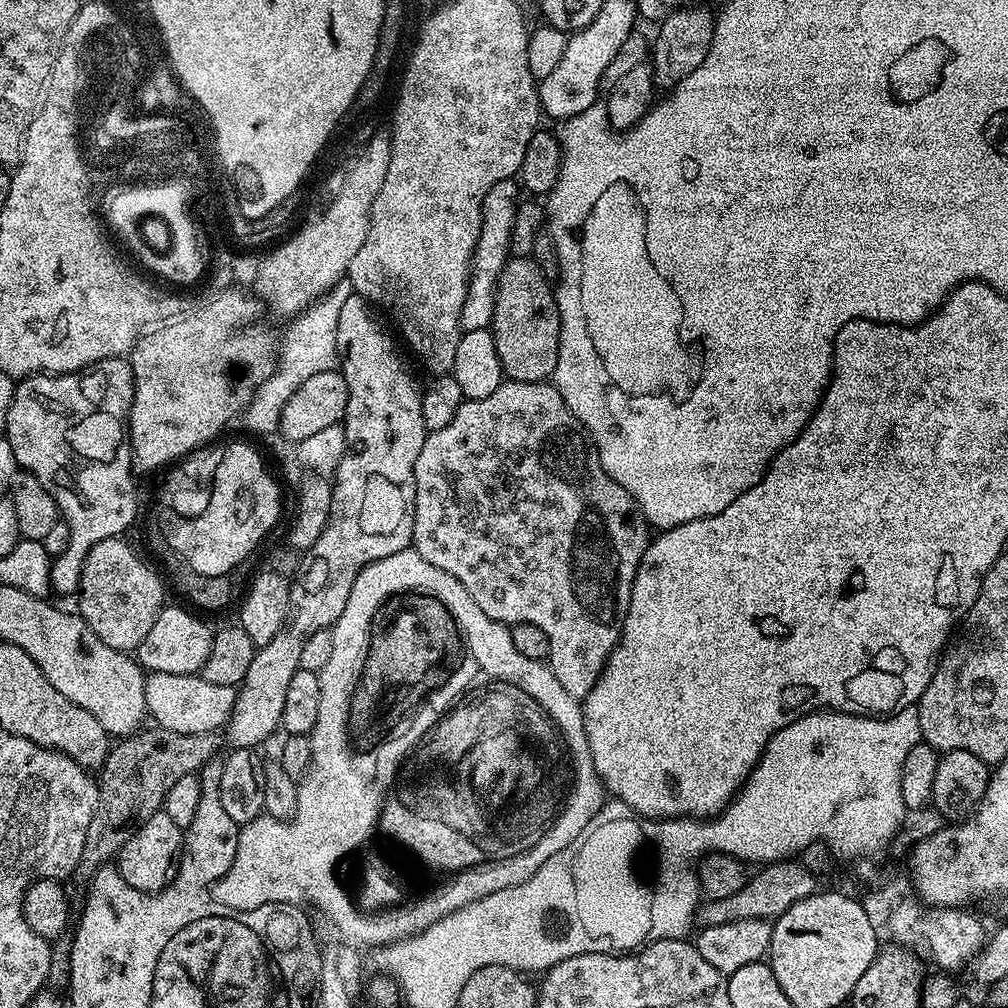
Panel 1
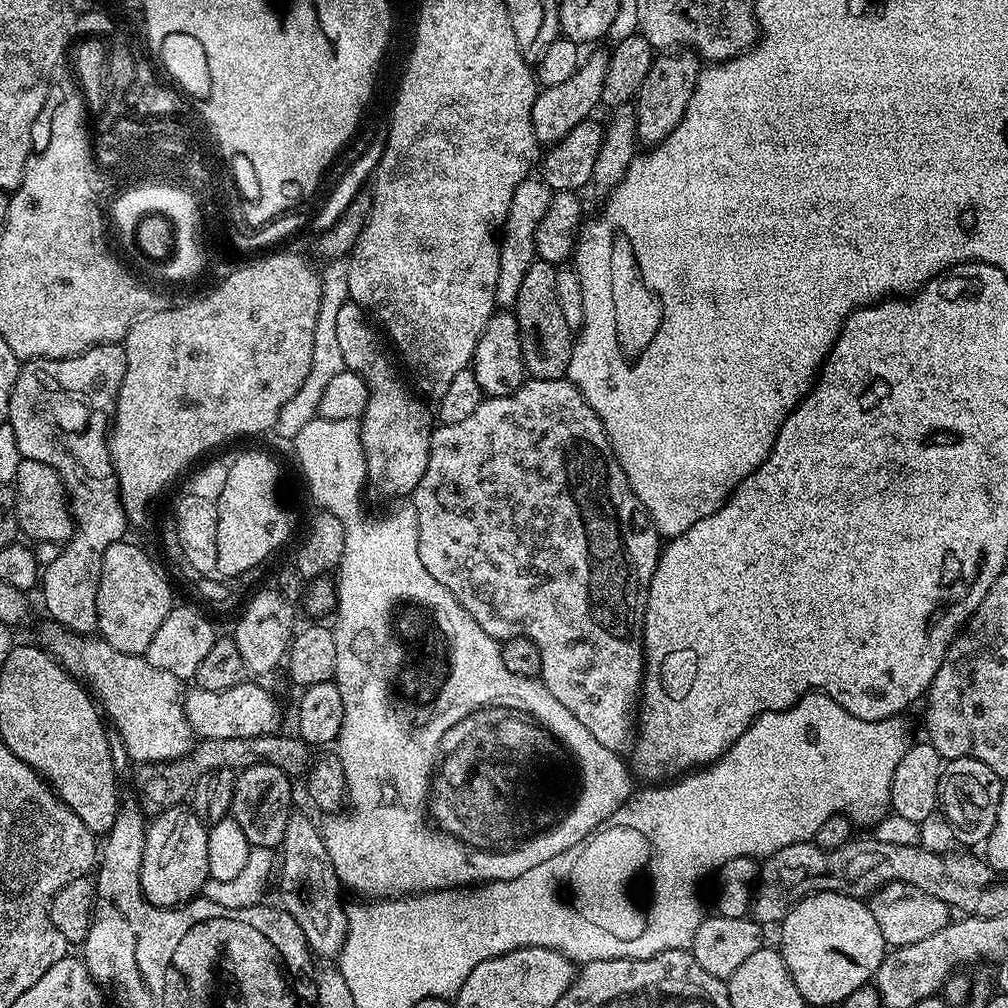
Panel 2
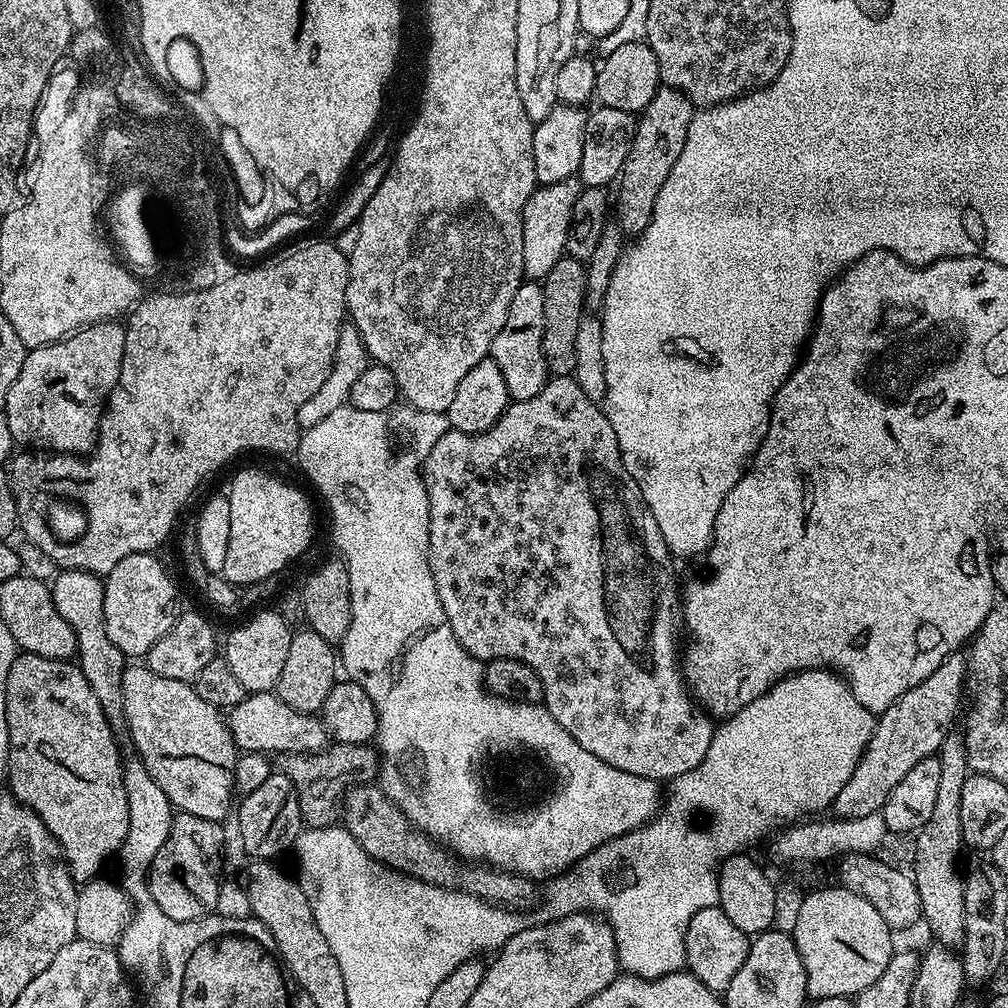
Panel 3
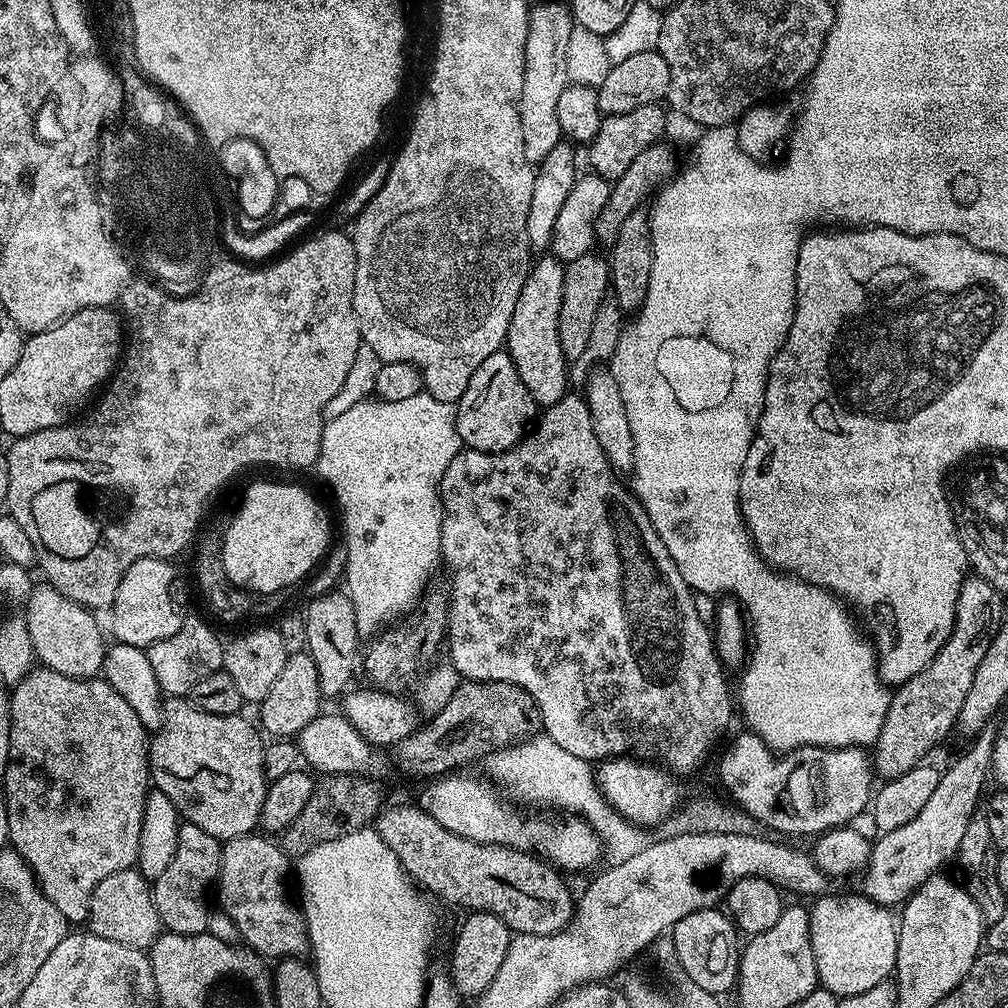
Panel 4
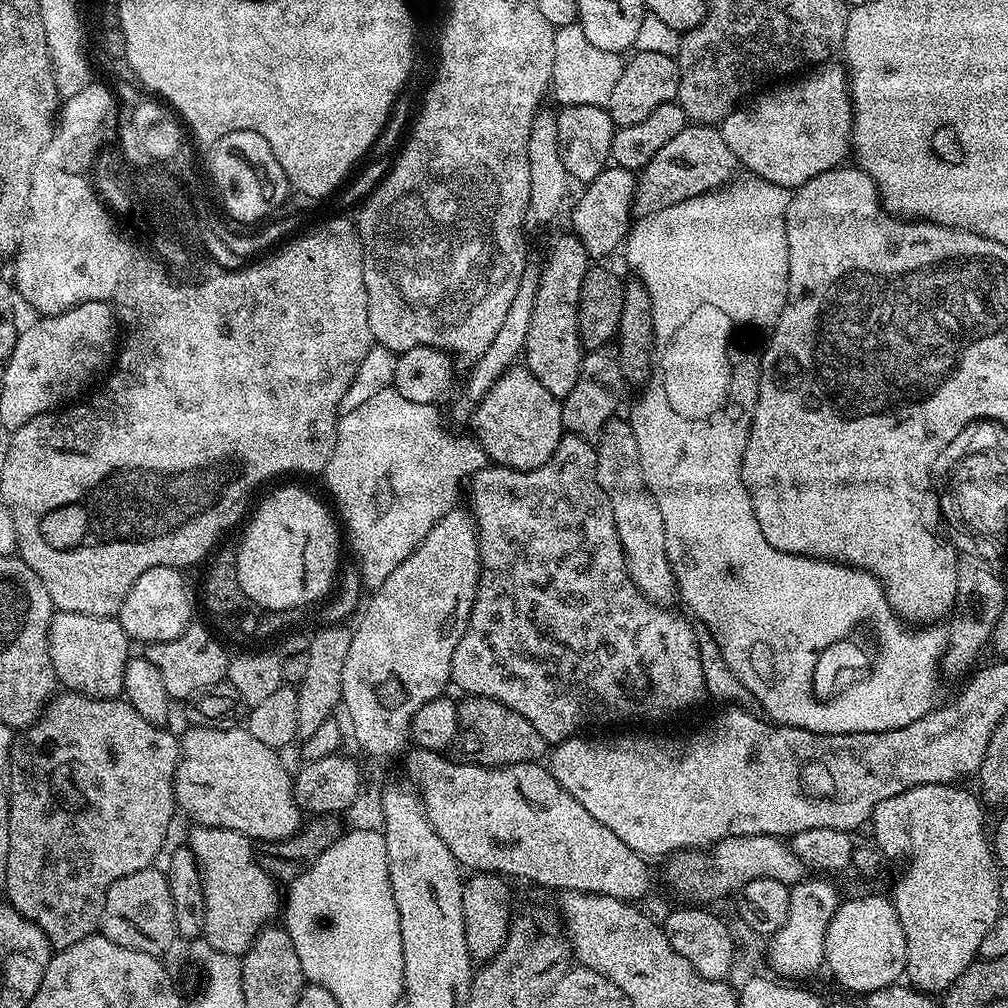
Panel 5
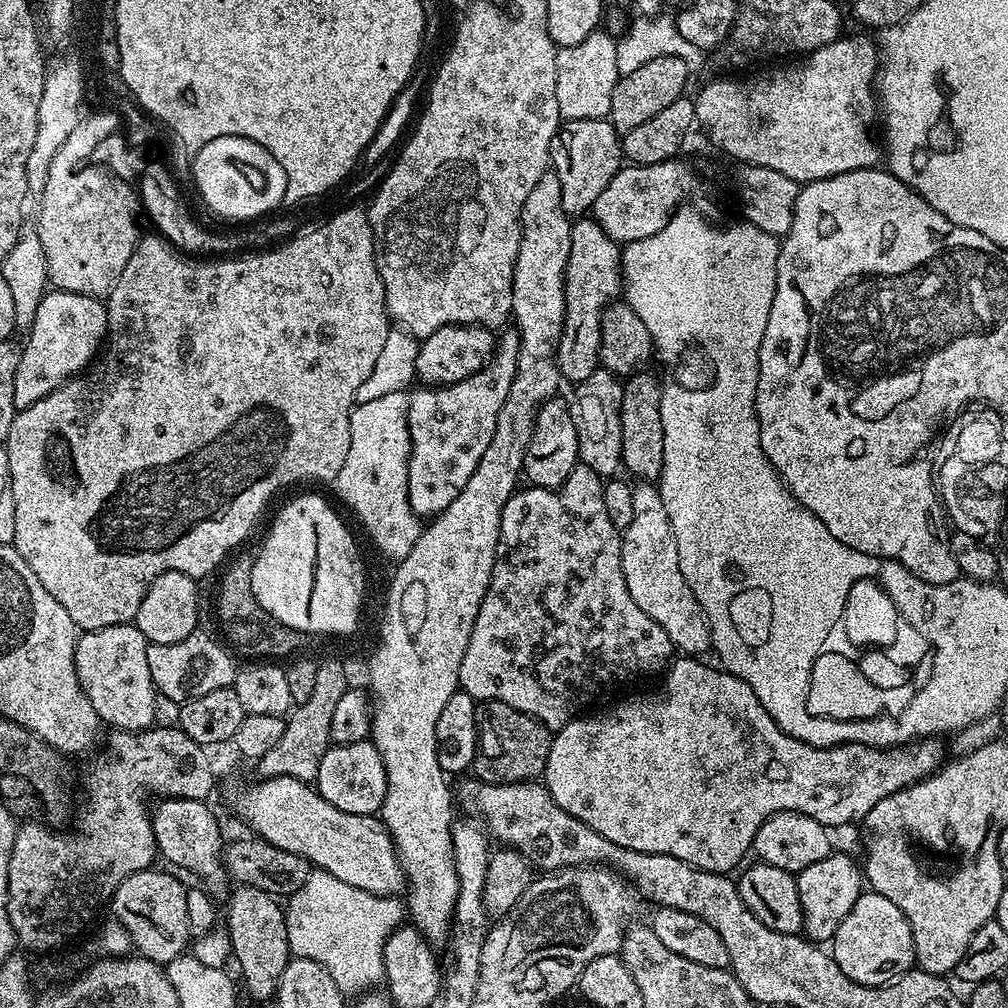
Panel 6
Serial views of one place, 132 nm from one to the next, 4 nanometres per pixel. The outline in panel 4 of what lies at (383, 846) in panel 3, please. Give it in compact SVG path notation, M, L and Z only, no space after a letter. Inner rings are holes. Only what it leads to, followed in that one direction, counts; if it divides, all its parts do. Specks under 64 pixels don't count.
M402 804L400 806L387 807L383 809L375 821L374 827L383 841L386 842L390 850L393 850L396 857L398 857L400 864L403 866L405 872L409 877L419 886L423 888L425 893L437 896L440 900L445 900L448 904L457 904L458 907L464 908L468 912L489 912L498 918L502 918L502 922L506 922L506 926L511 928L516 934L538 934L545 936L546 934L554 934L561 932L563 928L568 927L572 923L572 914L574 911L574 895L568 889L568 884L563 875L557 869L553 868L547 860L541 860L539 856L531 852L523 852L517 848L507 848L501 844L479 844L470 838L462 838L458 834L454 834L450 830L446 830L446 826L442 826L439 822L434 822L434 818L430 818L425 811L419 808L419 805Z

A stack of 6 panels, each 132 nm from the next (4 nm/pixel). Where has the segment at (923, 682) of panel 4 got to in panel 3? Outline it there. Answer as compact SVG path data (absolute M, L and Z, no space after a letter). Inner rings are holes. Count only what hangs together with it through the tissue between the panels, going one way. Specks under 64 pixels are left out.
M963 651L952 652L918 686L906 690L902 698L898 698L886 711L879 713L876 728L872 732L870 742L864 748L858 766L854 766L854 774L842 786L842 790L834 798L830 809L831 815L838 819L863 818L868 814L883 809L886 798L890 798L890 790L906 778L906 774L922 758L937 755L942 742L953 731L956 715L960 712L960 694L966 690L968 661Z

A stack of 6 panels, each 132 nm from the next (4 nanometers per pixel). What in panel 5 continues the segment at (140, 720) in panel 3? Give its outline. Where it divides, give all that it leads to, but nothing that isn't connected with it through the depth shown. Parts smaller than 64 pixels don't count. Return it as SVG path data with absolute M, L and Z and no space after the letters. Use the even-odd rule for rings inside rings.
M247 727L187 729L185 736L179 737L180 761L174 774L174 794L176 806L185 812L196 826L214 826L234 830L256 842L285 840L302 827L302 813L292 793L293 773L288 773L286 765L280 761L281 753L266 746L250 734Z

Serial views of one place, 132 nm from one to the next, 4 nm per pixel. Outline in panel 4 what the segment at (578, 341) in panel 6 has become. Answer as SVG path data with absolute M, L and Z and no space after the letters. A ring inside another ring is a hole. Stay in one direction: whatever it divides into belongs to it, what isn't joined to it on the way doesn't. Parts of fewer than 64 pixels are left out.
M551 254L541 256L544 257L541 260L539 257L529 267L528 277L522 286L522 294L518 294L518 302L514 306L514 314L510 318L510 326L508 327L506 350L510 354L514 366L518 366L518 374L522 378L526 390L530 390L530 398L534 398L534 402L541 409L546 409L554 406L554 402L558 402L564 396L569 395L570 364L562 354L562 342L558 342L558 310L562 310L564 264Z

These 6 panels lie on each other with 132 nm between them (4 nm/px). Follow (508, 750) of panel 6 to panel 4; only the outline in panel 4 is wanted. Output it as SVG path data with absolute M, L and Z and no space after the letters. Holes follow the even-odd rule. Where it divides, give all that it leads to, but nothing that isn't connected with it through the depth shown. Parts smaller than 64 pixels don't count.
M465 680L450 694L450 702L431 717L428 725L417 727L402 742L391 745L390 760L408 776L435 778L455 773L467 760L486 758L499 748L508 748L541 731L540 712L534 698L510 682Z

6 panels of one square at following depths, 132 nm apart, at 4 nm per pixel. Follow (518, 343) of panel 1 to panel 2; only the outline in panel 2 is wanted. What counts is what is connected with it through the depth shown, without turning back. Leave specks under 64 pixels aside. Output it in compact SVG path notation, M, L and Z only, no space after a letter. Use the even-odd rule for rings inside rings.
M535 259L525 270L522 290L514 305L514 315L520 331L520 345L525 373L533 380L562 380L567 377L568 363L574 343L574 328L567 324L555 294L557 265Z

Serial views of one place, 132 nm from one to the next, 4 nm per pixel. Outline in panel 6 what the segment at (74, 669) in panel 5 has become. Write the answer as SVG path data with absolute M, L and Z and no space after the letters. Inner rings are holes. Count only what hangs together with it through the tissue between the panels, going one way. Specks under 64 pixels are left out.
M135 623L102 626L98 630L81 631L76 637L74 666L78 682L86 698L90 698L90 706L94 706L98 718L109 729L140 732L157 723L158 693L150 678L150 666L146 663L148 645Z

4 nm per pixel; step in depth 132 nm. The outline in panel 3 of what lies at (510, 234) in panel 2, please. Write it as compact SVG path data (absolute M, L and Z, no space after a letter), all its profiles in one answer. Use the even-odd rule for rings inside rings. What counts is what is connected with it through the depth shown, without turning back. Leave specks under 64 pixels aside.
M571 176L557 184L539 185L526 202L522 214L522 266L529 281L543 281L544 276L554 270L554 262L566 255L566 234L570 230L570 218L574 214L574 204L578 202L581 191L579 179Z

